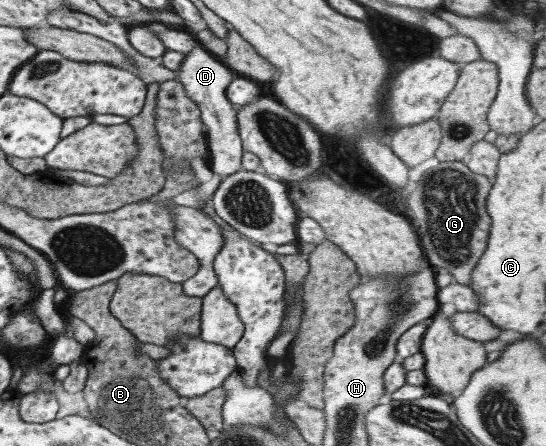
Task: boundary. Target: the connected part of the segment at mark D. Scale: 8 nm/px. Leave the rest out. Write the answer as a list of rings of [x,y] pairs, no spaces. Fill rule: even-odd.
[[[195,47],[185,54],[184,61],[177,73],[177,79],[185,87],[186,95],[198,104],[201,120],[206,125],[204,131],[209,149],[208,166],[214,174],[226,177],[241,169],[243,143],[239,136],[237,107],[234,107],[226,95],[227,85],[237,77],[232,69],[223,64],[219,57],[206,51],[204,47]]]

